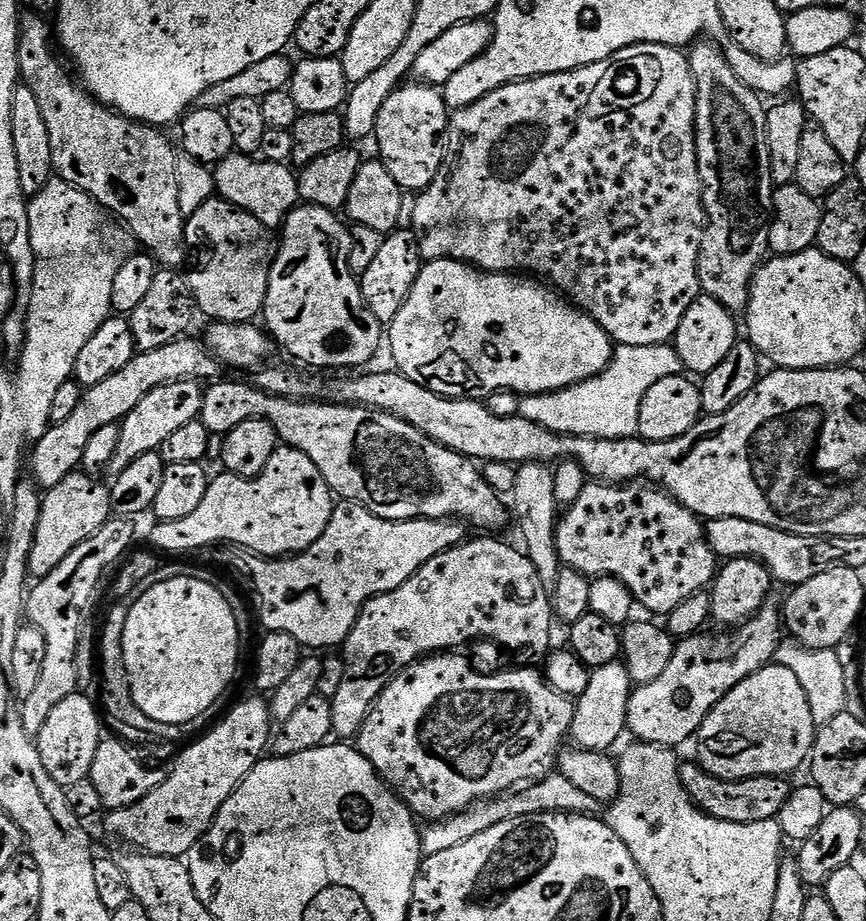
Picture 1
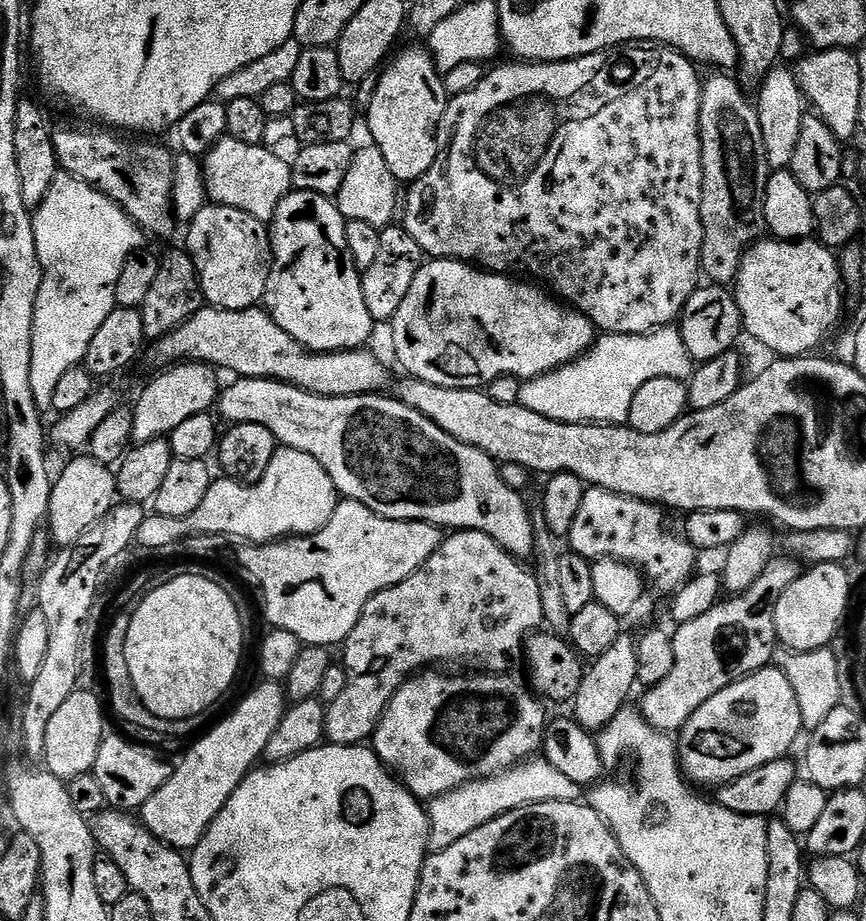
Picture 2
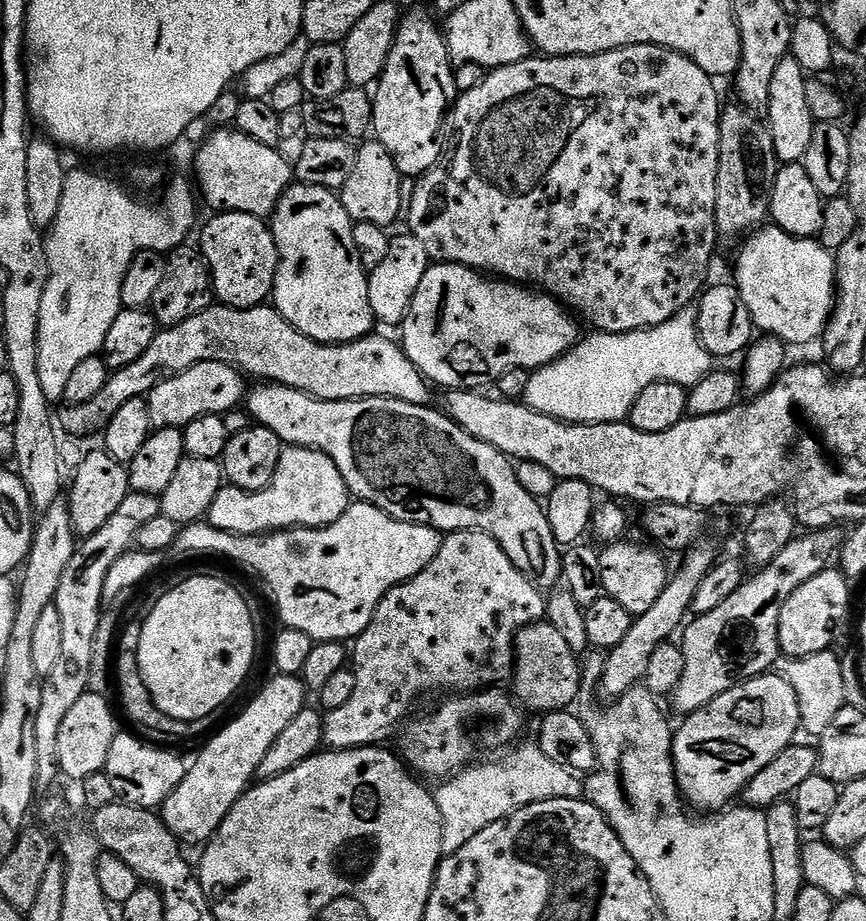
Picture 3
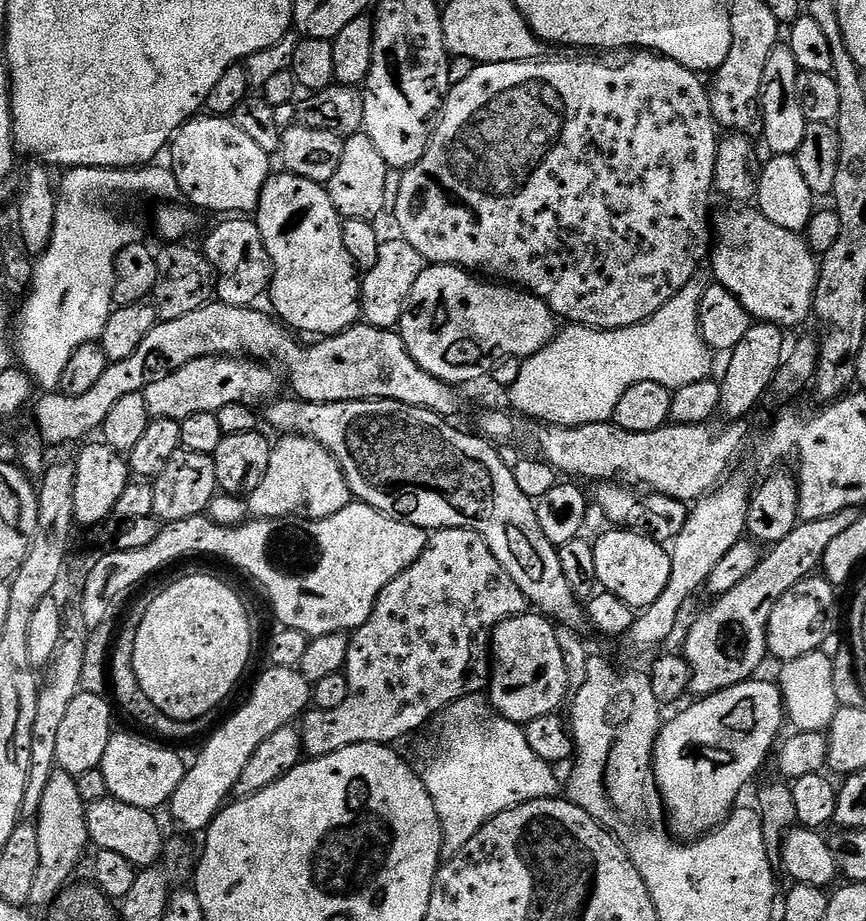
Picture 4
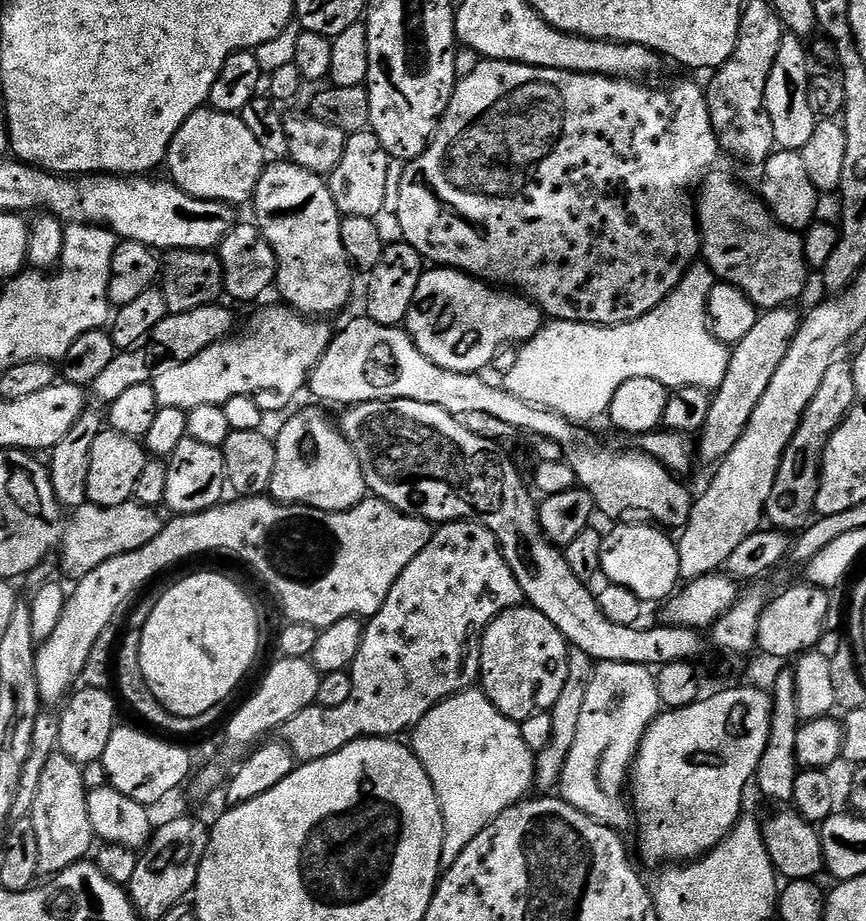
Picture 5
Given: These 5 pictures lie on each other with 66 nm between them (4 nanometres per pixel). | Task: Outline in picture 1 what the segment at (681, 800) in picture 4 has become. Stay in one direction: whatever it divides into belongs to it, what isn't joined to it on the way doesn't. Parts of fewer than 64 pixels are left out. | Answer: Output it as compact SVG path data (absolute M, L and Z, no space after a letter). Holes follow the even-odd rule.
M775 662L765 663L762 670L743 680L738 686L730 689L702 722L699 732L694 737L696 756L701 768L711 776L723 780L745 780L751 776L787 777L787 772L805 767L812 754L812 743L816 740L818 725L814 714L810 714L810 702L802 682L798 682L794 670Z

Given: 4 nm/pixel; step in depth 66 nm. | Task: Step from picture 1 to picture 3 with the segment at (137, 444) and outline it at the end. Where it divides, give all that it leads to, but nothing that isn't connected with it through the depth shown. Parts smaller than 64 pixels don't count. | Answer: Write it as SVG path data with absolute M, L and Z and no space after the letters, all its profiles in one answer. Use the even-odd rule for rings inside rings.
M202 362L179 372L169 380L157 384L146 399L149 408L149 422L153 429L179 428L203 416L228 414L236 403L243 401L246 396L244 388L245 377L228 364L218 362Z

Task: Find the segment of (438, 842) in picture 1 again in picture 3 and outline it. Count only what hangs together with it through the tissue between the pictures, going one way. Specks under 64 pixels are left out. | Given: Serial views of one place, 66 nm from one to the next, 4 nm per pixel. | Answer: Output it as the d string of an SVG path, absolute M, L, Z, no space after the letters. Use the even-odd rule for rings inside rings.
M539 743L519 744L505 751L501 760L493 764L473 763L444 782L449 784L435 789L434 799L440 812L442 828L441 853L457 852L470 838L474 838L474 834L528 804L537 804L543 800L566 800L581 795L581 785L578 782L576 785L573 773L546 758Z

